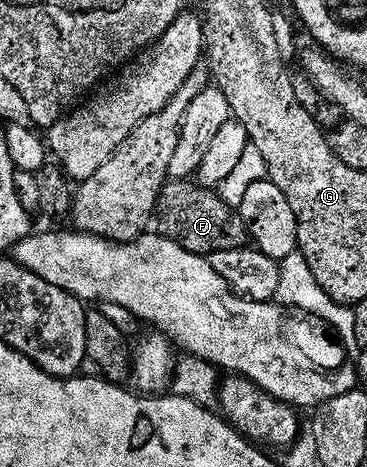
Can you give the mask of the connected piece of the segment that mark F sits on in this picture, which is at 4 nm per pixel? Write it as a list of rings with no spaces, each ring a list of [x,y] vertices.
[[[170,179],[162,187],[154,214],[154,229],[194,255],[209,258],[212,253],[245,248],[250,238],[239,212],[219,192],[192,179]]]

